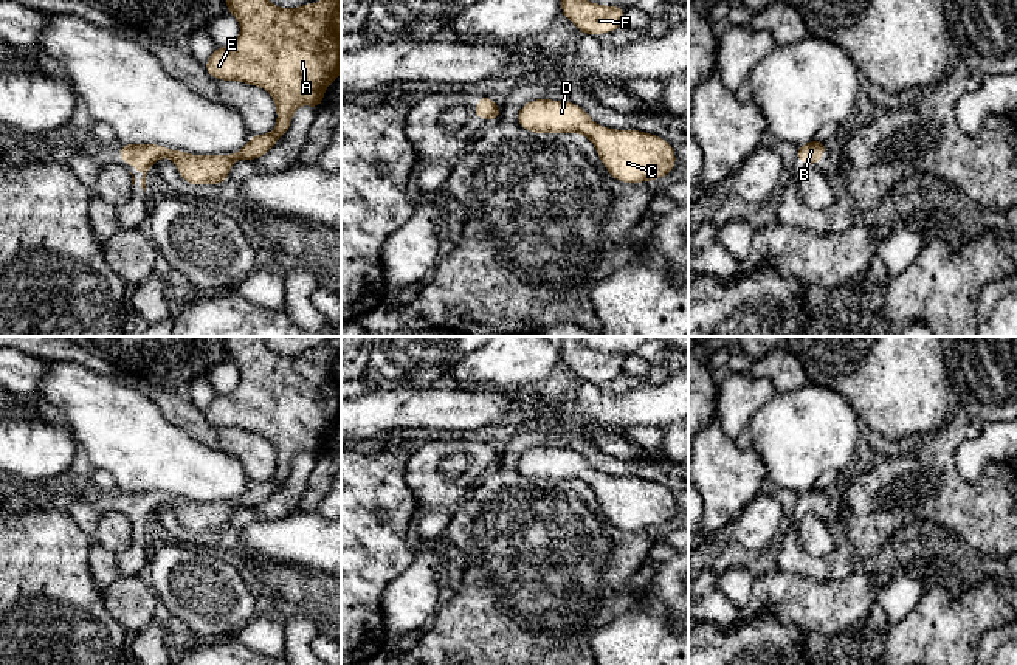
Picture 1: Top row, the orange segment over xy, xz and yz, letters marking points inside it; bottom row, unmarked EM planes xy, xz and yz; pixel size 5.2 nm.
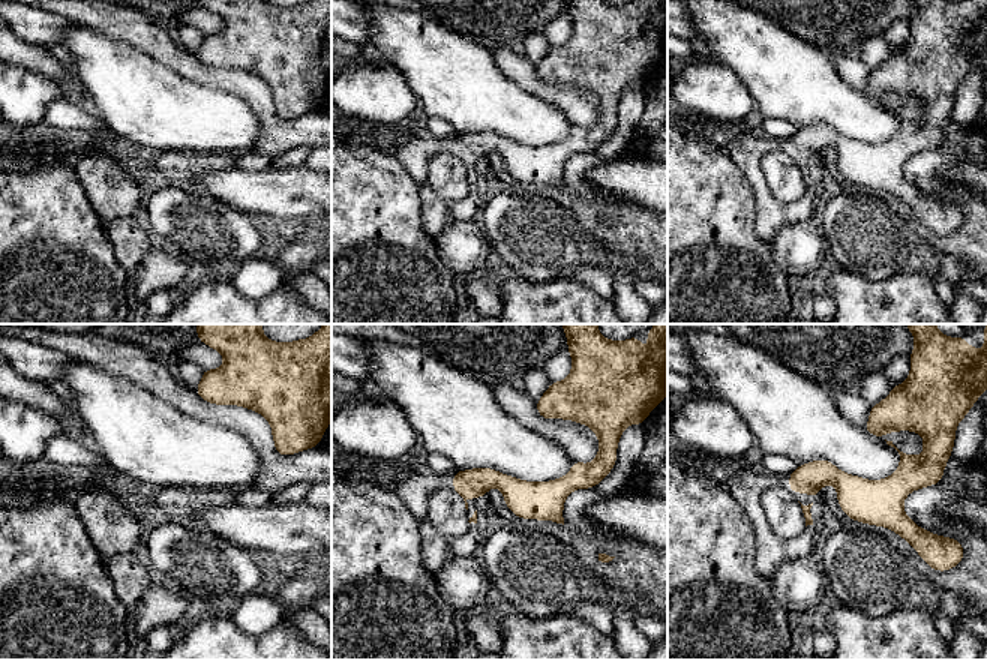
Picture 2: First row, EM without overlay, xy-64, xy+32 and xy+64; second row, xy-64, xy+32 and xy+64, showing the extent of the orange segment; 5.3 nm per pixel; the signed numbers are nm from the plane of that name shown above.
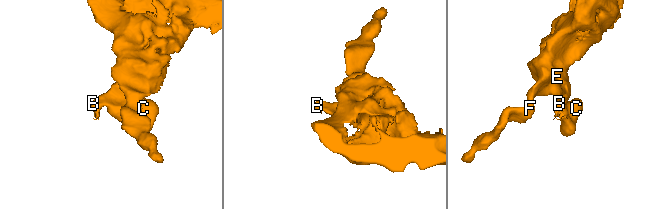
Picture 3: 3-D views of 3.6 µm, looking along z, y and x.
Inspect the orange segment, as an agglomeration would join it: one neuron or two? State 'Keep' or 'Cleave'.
Keep

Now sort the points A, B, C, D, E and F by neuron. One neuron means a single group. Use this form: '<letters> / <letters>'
A B C D E F

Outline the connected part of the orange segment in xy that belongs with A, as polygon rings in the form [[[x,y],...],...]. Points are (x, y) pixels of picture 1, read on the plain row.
[[[222,336],[228,361],[240,372],[240,381],[233,392],[217,394],[205,415],[214,426],[239,428],[267,437],[274,446],[278,467],[274,477],[253,482],[243,496],[229,502],[192,502],[160,491],[121,491],[119,505],[143,519],[141,535],[146,538],[146,522],[160,505],[171,505],[178,521],[189,533],[222,532],[237,507],[257,507],[271,498],[278,485],[291,473],[291,462],[301,453],[315,457],[324,446],[326,436],[341,420],[341,336],[330,336],[319,352],[309,349],[299,355],[279,355],[267,346],[267,336]]]

